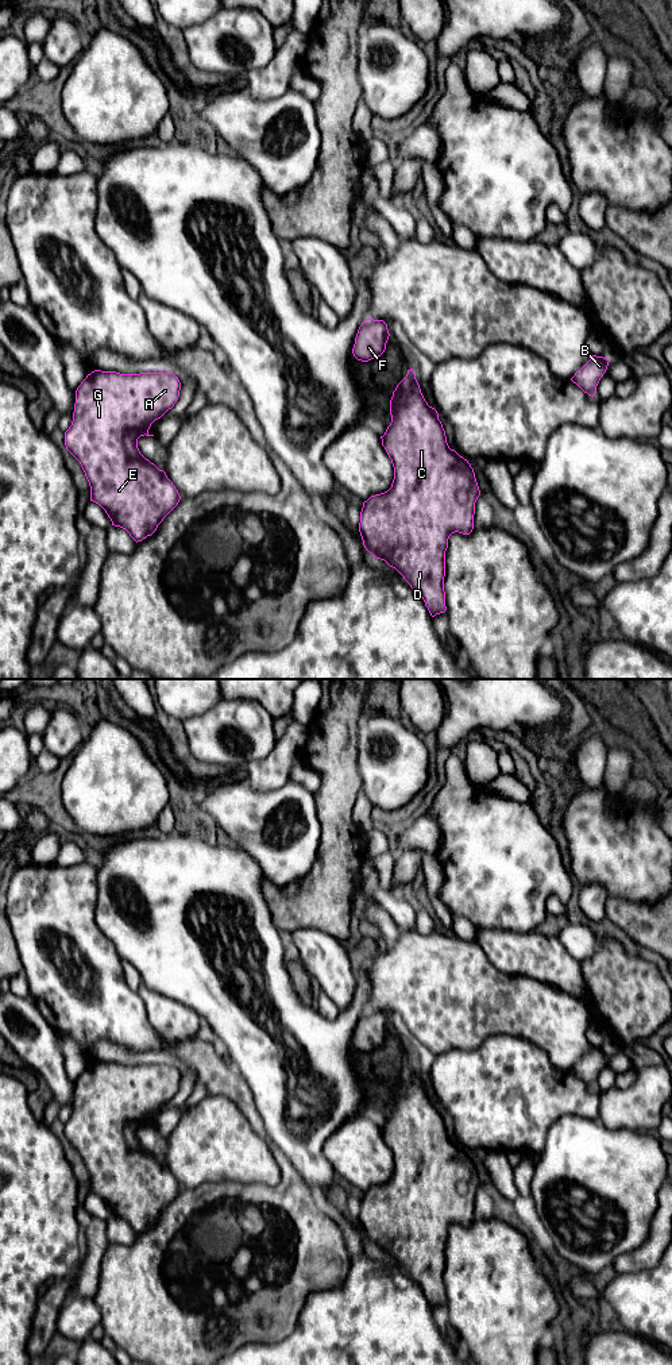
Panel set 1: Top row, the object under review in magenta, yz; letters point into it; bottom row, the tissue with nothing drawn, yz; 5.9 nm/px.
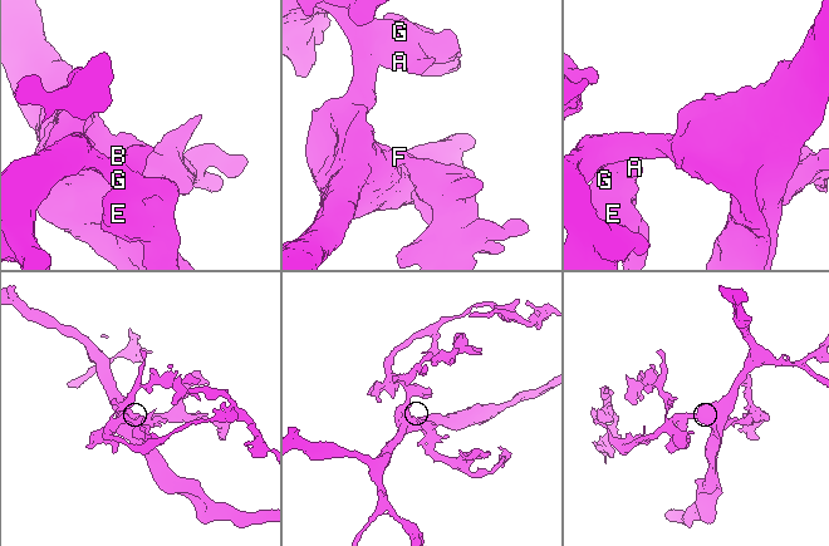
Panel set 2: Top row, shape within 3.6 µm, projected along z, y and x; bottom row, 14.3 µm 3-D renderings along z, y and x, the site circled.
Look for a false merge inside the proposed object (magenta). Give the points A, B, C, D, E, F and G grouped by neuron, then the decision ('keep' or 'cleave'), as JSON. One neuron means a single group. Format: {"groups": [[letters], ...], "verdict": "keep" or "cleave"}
{"groups": [["A", "B", "C", "D", "E", "F", "G"]], "verdict": "keep"}

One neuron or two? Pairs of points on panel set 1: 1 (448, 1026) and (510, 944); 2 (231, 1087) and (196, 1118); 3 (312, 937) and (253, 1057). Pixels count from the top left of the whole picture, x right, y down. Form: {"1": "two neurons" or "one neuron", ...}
{"1": "two neurons", "2": "two neurons", "3": "two neurons"}

